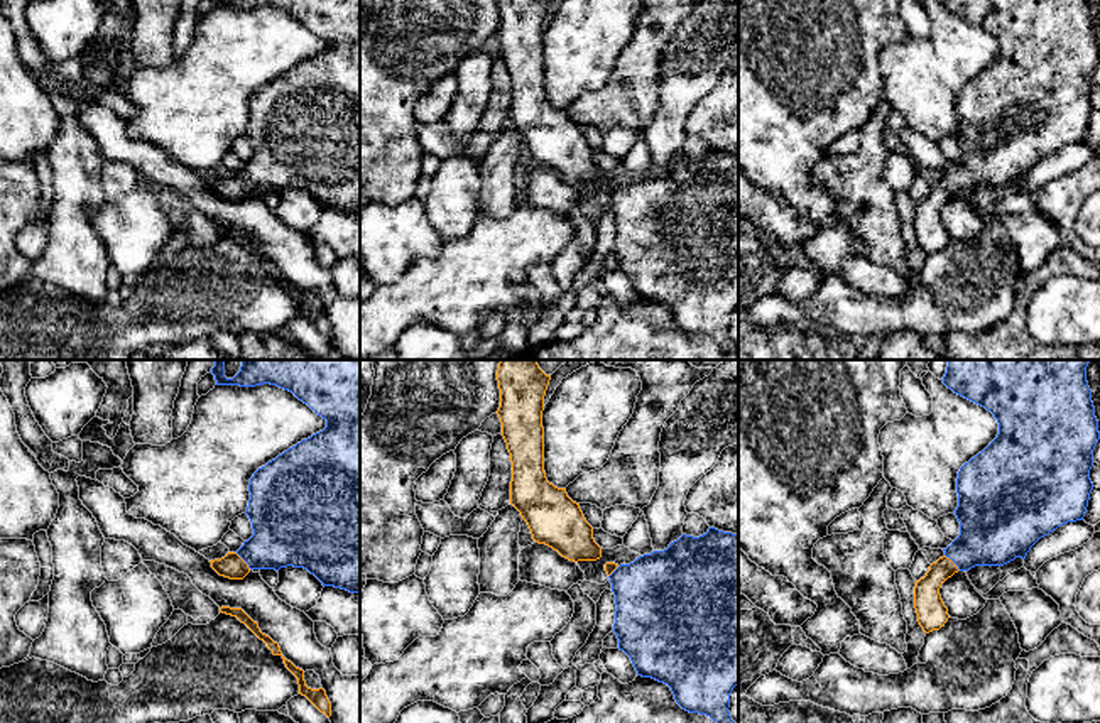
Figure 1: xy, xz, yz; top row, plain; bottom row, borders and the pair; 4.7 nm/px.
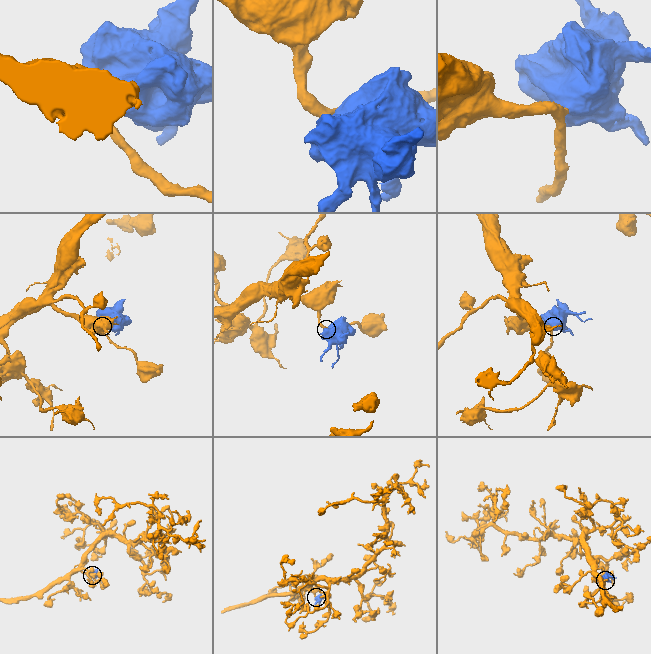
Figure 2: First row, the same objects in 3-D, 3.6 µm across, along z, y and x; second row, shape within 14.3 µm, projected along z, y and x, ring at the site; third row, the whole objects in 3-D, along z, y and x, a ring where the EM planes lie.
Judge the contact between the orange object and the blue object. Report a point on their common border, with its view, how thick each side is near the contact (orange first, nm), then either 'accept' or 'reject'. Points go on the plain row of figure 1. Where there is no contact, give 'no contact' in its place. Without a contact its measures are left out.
yz (953, 184) | 140/340 nm | accept

